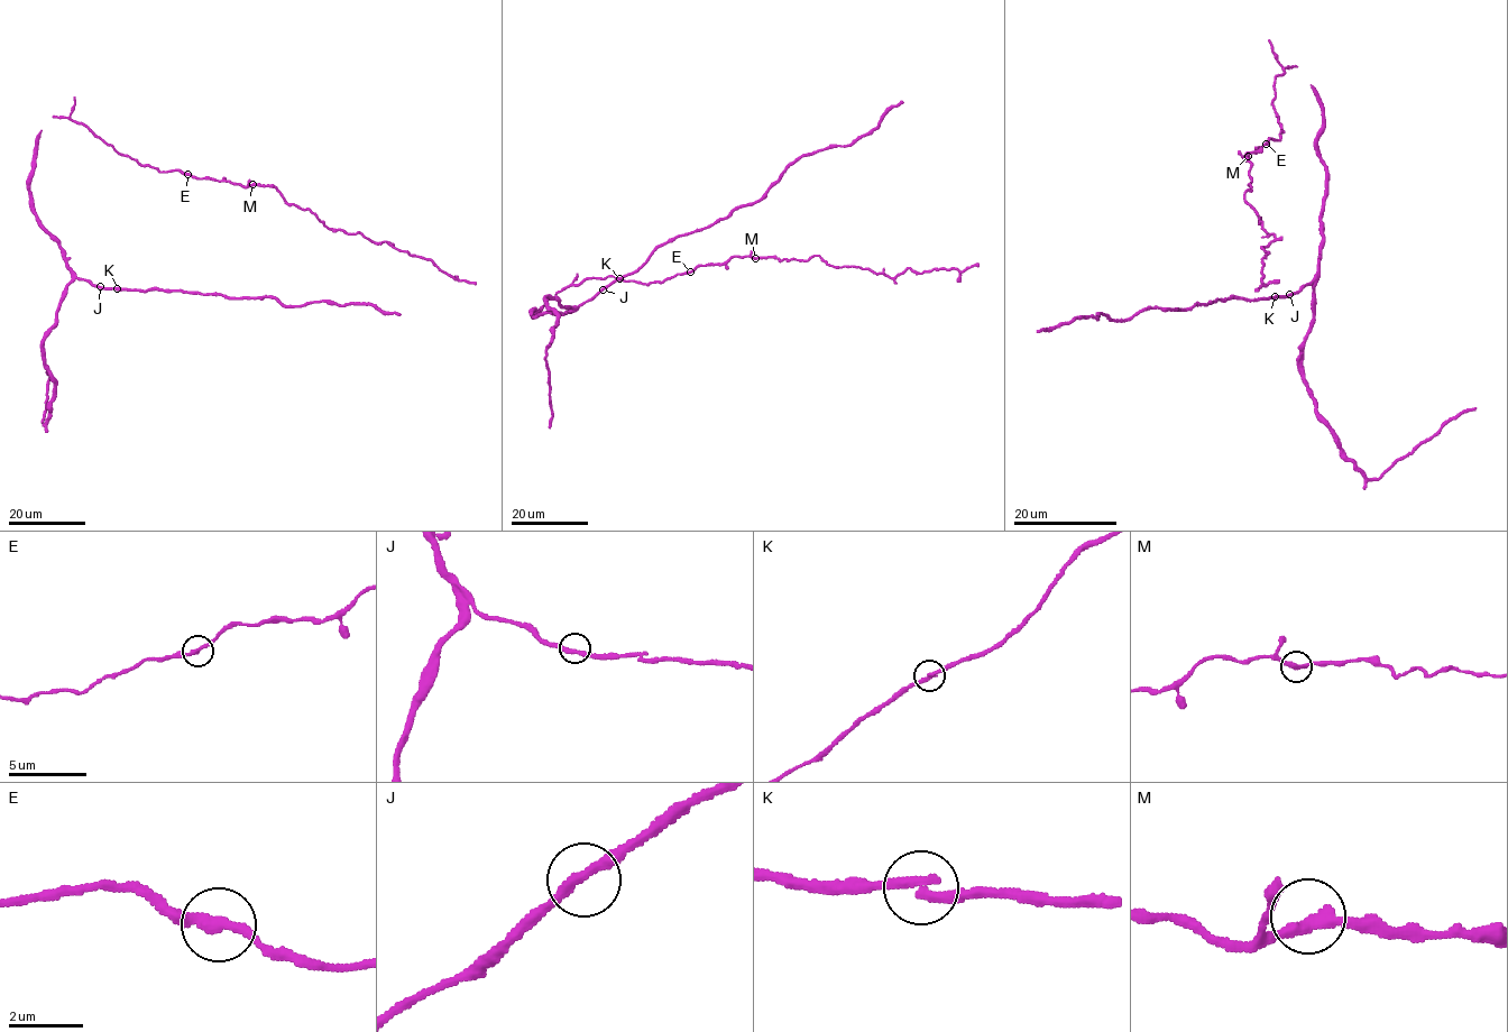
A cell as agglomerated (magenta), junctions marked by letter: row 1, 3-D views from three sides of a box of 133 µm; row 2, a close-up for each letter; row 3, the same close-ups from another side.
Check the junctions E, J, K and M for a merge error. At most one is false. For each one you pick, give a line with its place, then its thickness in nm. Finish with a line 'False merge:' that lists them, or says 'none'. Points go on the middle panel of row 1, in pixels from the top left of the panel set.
False merge: none

